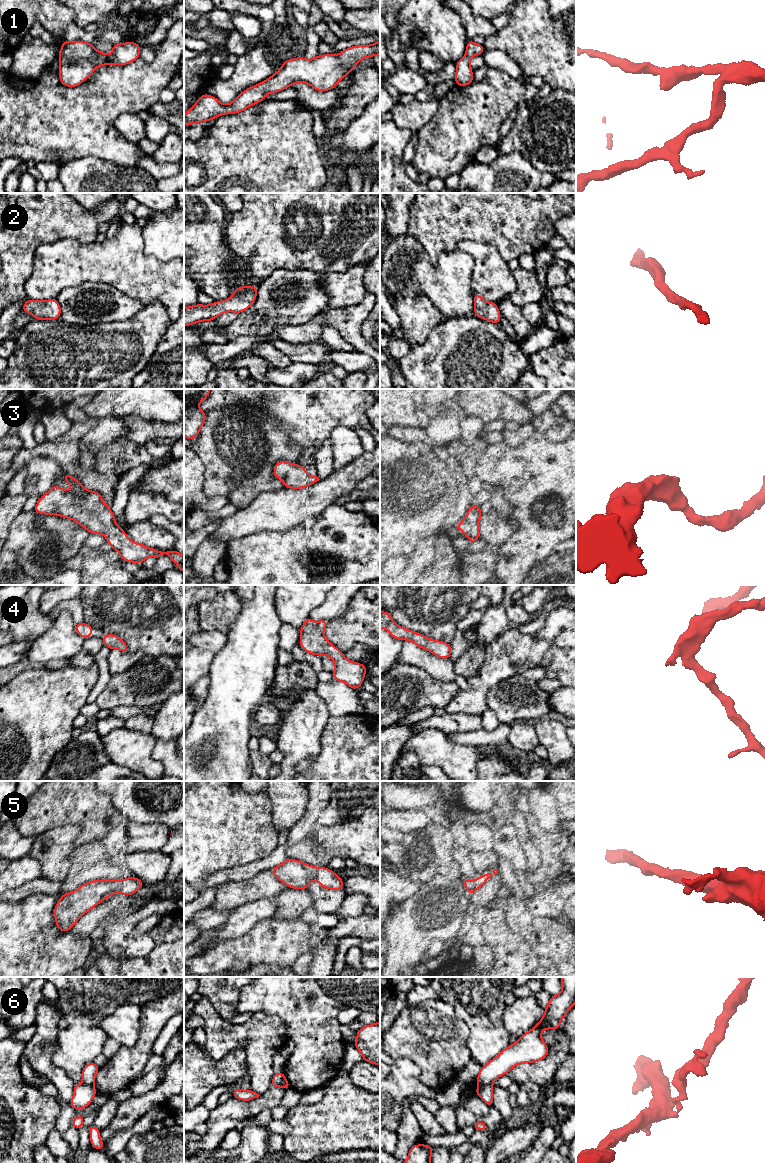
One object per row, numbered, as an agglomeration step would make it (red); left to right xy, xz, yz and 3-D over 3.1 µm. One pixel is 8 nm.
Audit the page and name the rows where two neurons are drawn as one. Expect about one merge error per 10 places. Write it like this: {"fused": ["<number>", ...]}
{"fused": ["6"]}

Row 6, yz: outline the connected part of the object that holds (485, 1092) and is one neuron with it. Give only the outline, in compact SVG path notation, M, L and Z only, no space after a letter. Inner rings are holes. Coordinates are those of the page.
M478 1085L475 1095L478 1095L487 1105L488 1107L493 1106L493 1086L490 1085Z

